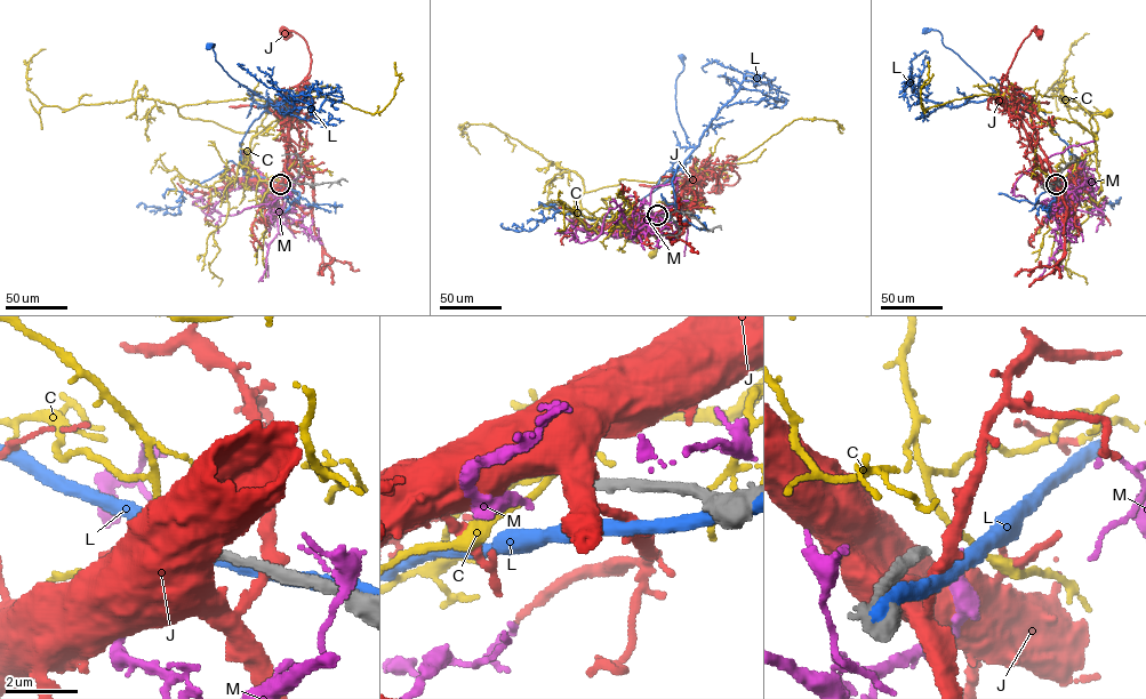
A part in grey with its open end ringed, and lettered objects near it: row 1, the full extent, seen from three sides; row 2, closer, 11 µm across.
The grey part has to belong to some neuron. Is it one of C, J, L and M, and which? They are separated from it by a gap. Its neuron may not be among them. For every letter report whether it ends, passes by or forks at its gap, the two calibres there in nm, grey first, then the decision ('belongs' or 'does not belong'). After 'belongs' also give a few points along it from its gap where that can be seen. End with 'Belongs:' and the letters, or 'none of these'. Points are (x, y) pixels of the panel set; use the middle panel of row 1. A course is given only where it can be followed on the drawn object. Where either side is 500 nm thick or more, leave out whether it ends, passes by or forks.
C: it passes by; 220 nm thick on the grey side, 170 nm on the other; does not belong
J: 220 nm thick on the grey side, 800 nm on the other; does not belong
L: it passes by; 220 nm thick on the grey side, 400 nm on the other; does not belong
M: it ends there; 220 nm thick on the grey side, 240 nm on the other; does not belong
Belongs: none of these

